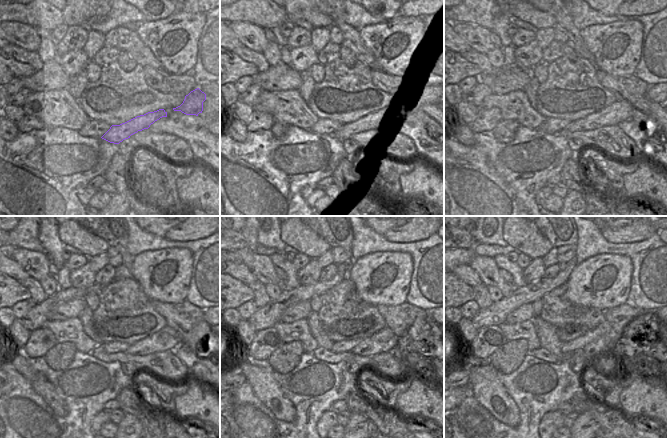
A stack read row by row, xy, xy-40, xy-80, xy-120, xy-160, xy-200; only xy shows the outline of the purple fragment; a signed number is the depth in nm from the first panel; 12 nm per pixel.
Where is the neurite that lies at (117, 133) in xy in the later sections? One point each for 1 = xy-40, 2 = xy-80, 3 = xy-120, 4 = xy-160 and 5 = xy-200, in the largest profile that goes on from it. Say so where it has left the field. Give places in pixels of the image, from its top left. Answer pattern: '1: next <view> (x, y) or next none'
1: next xy-40 (402, 109)
2: next xy-80 (621, 110)
3: next xy-120 (166, 339)
4: next xy-160 (385, 340)
5: next xy-200 (608, 342)

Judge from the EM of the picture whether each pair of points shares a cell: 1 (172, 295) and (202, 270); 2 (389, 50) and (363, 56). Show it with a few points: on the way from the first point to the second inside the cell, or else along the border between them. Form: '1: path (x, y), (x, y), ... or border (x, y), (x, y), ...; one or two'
1: border (193, 257), (193, 270), (185, 299); two
2: border (359, 35), (363, 44), (373, 54), (382, 71); two

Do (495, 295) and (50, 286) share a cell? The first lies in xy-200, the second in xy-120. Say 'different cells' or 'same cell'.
same cell

